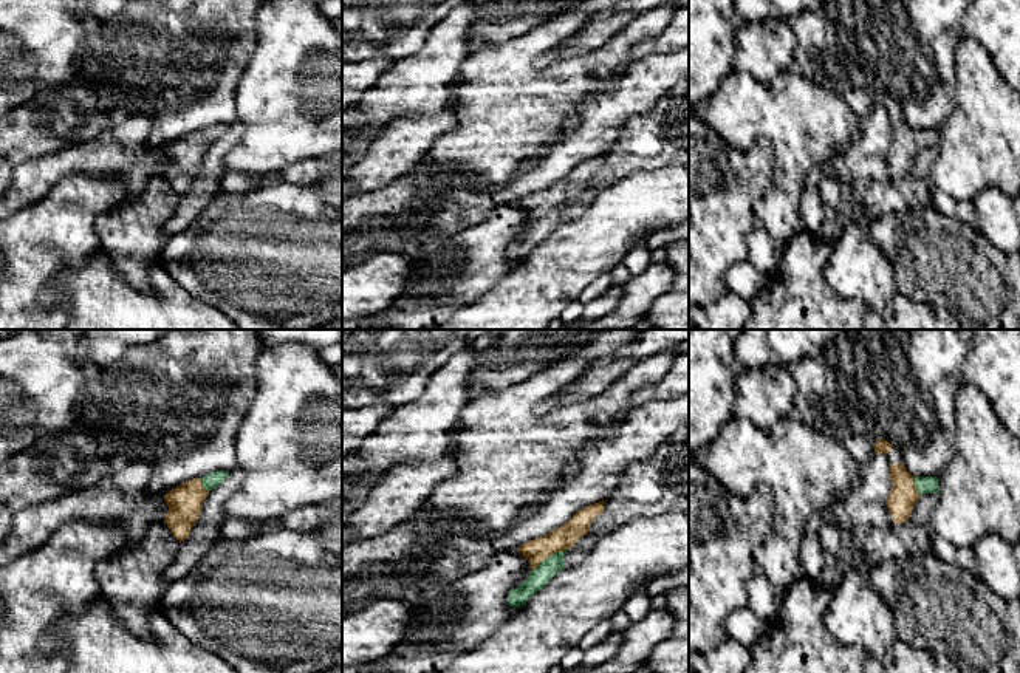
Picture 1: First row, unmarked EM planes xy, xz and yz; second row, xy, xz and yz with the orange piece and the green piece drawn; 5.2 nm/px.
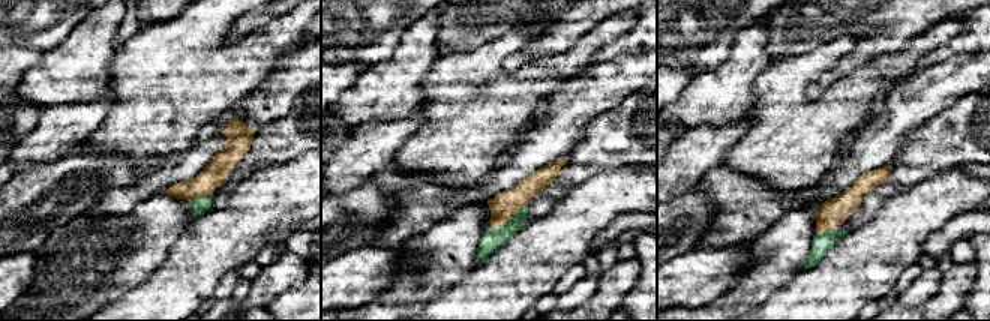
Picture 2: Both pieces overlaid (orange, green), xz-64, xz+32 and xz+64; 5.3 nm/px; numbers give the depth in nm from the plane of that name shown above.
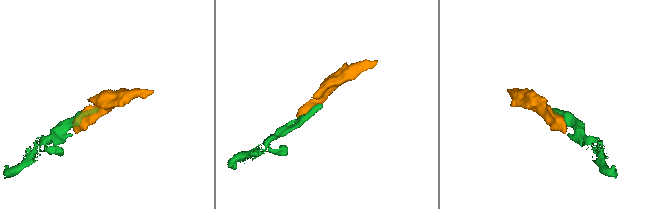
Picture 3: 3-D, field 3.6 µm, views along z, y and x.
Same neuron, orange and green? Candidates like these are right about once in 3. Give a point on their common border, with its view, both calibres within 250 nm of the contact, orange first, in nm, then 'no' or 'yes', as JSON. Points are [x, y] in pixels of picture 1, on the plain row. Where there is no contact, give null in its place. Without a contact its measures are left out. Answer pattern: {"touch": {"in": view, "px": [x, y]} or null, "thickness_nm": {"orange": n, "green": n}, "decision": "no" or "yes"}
{"touch": {"in": "xz", "px": [548, 209]}, "thickness_nm": {"orange": 120, "green": 100}, "decision": "yes"}

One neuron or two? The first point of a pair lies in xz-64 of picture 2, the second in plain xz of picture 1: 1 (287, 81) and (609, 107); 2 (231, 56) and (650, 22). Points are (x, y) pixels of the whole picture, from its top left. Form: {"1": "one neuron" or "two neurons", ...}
{"1": "one neuron", "2": "one neuron"}

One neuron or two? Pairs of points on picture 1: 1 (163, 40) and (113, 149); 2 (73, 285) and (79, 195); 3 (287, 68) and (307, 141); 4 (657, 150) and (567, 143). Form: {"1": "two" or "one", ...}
{"1": "two", "2": "two", "3": "one", "4": "two"}

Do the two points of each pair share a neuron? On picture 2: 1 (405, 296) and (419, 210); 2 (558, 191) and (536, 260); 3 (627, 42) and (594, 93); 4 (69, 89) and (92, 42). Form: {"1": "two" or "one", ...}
{"1": "two", "2": "two", "3": "two", "4": "one"}

